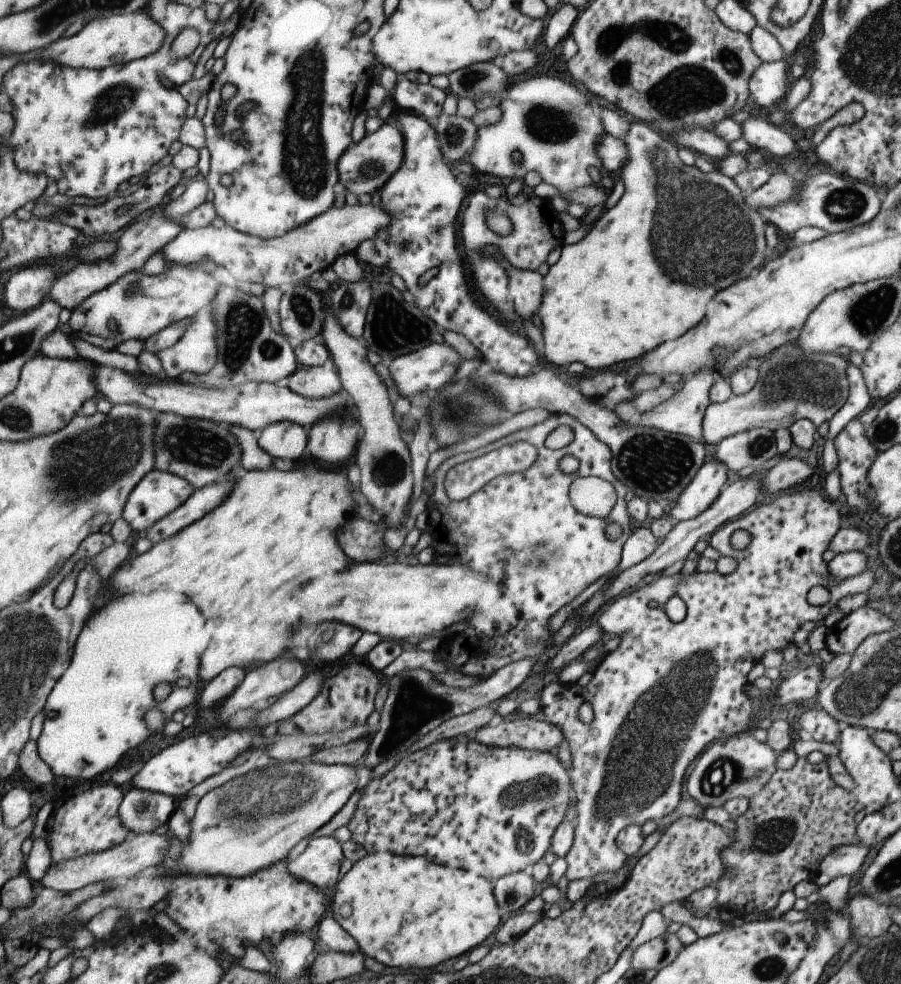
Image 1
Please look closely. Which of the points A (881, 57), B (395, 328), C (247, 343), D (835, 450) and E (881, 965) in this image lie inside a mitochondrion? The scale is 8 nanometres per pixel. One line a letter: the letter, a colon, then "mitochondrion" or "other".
A: mitochondrion
B: mitochondrion
C: mitochondrion
D: other
E: mitochondrion

